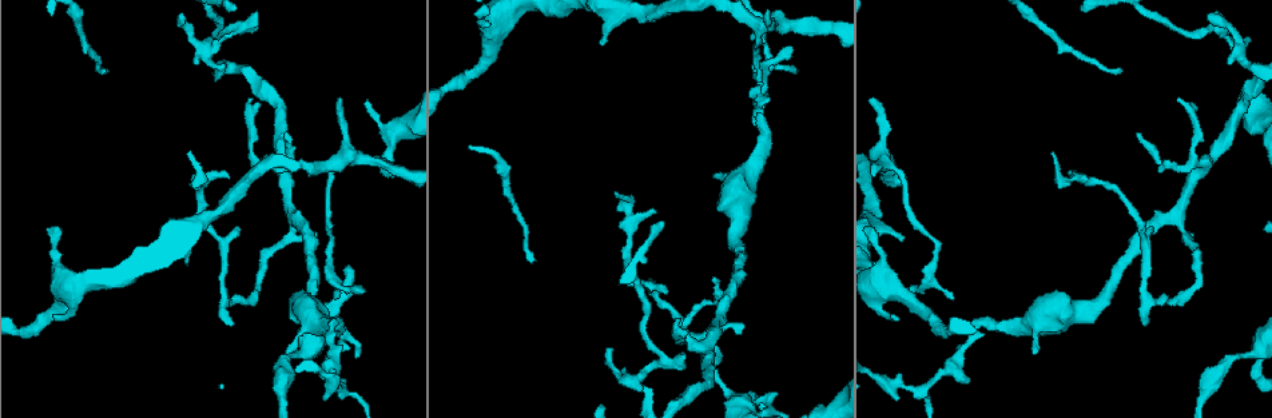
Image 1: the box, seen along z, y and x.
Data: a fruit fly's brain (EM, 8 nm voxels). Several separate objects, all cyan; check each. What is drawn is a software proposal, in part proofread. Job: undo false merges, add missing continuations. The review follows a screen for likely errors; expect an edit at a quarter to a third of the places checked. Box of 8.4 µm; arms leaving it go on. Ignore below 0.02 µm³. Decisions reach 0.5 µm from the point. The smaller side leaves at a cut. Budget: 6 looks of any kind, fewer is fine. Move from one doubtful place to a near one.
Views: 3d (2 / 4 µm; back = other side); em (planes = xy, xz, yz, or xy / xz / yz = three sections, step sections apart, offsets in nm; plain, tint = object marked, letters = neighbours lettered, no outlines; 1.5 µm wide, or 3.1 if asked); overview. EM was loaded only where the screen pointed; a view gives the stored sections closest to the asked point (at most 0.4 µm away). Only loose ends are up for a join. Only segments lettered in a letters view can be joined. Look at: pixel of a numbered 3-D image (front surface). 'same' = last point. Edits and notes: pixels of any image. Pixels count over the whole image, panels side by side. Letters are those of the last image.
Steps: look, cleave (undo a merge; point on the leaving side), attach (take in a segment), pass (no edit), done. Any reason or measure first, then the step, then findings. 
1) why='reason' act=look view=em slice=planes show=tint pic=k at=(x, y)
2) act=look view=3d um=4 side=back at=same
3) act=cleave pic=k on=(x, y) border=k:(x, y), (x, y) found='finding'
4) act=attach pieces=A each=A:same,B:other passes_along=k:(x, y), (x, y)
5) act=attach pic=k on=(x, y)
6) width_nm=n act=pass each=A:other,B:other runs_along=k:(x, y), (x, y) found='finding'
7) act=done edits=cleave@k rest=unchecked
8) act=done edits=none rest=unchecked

why='free end' act=look view=em slice=xy step=4 show=letters pic=1 at=(742, 323)

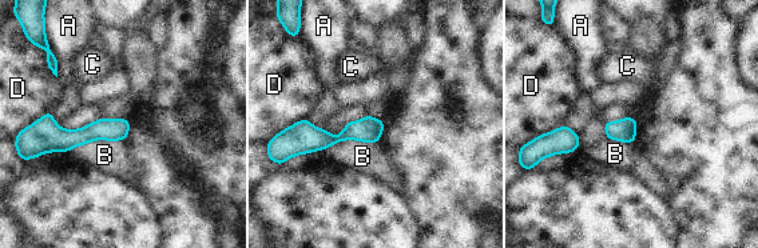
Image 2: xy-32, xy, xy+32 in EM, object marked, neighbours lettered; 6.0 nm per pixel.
act=look view=em slice=planes show=letters at=same

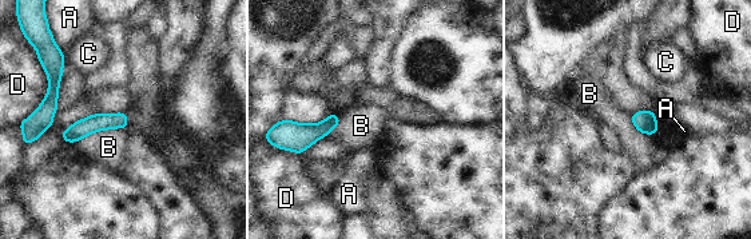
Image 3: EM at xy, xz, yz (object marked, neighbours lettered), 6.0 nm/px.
act=pass each=A:other,B:other,C:other,D:other border=3:(126, 127), (94, 131), (71, 142) found='none of them fits'

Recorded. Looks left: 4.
why='thick turns thin' act=look view=3d um=2 pic=1 at=(284, 398)

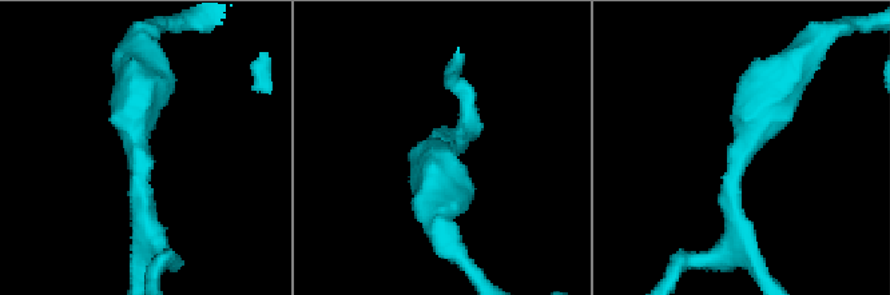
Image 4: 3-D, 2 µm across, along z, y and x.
act=look view=em slice=yz step=4 show=letters pic=4 at=(140, 153)

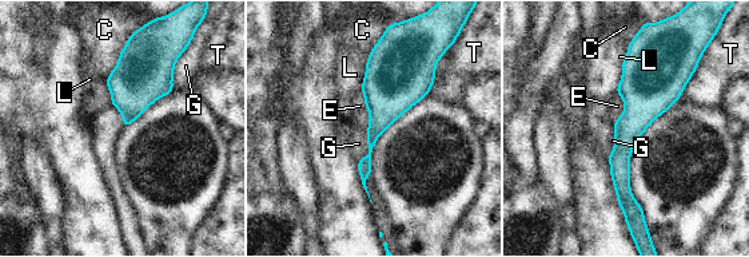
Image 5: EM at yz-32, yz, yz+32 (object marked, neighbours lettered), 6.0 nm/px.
act=pass each=C:other,E:other,G:other,L:other,T:other runs_along=5:(634, 48), (626, 209) found='continuous, no second cell'

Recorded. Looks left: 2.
act=done edits=none rest=unchecked

